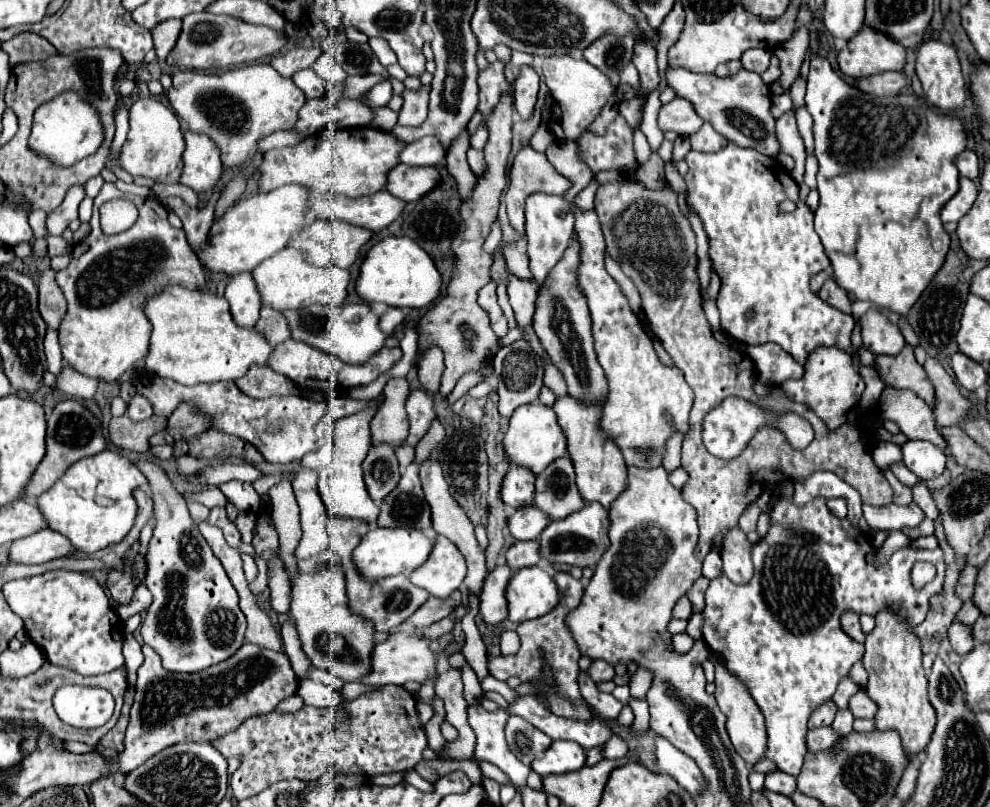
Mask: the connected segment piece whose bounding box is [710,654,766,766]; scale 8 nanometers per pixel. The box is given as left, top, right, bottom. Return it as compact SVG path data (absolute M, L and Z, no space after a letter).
M710 654L710 660L712 660L714 666L716 666L716 692L714 692L714 698L716 698L718 706L720 706L720 710L726 714L728 736L730 736L730 740L732 740L738 756L742 756L750 766L754 766L754 764L760 762L760 760L764 758L764 754L766 754L766 726L764 726L764 716L762 716L760 708L754 704L754 700L752 700L752 696L748 694L746 686L742 686L742 682L738 682L734 676L730 676L728 670L724 668L724 664L722 664L720 660L716 660L716 658L712 658L712 654Z

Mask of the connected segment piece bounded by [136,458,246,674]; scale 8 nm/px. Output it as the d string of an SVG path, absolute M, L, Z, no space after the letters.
M142 458L136 464L150 480L156 512L156 528L146 554L148 574L144 580L154 602L146 612L140 634L162 658L162 668L168 672L200 672L230 658L244 644L246 618L238 608L238 594L220 560L198 532L198 524L190 518L186 502L164 470L150 458Z

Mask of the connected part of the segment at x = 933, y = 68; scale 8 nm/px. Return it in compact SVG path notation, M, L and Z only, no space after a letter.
M928 40L920 46L916 58L916 76L922 82L922 90L926 100L940 108L942 112L958 112L964 108L966 102L966 82L962 74L962 66L958 62L958 52L954 46L942 44L940 40Z

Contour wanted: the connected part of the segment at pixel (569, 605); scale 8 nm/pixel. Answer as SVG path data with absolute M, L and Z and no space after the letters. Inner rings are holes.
M558 572L554 574L554 582L558 584L558 592L560 592L560 602L558 606L548 612L542 618L530 620L530 622L522 622L518 624L516 632L520 636L520 650L514 656L490 656L488 658L488 670L494 678L498 680L508 680L510 676L518 676L524 682L536 682L536 694L546 698L550 712L554 712L556 716L564 716L564 718L574 718L574 720L590 720L590 708L586 706L586 702L580 696L578 690L578 646L574 642L574 638L570 636L566 624L564 624L564 616L574 610L580 604L580 598L584 594L584 584L580 580L574 580L570 574ZM544 668L550 668L552 676L554 676L554 684L542 684L542 674Z

